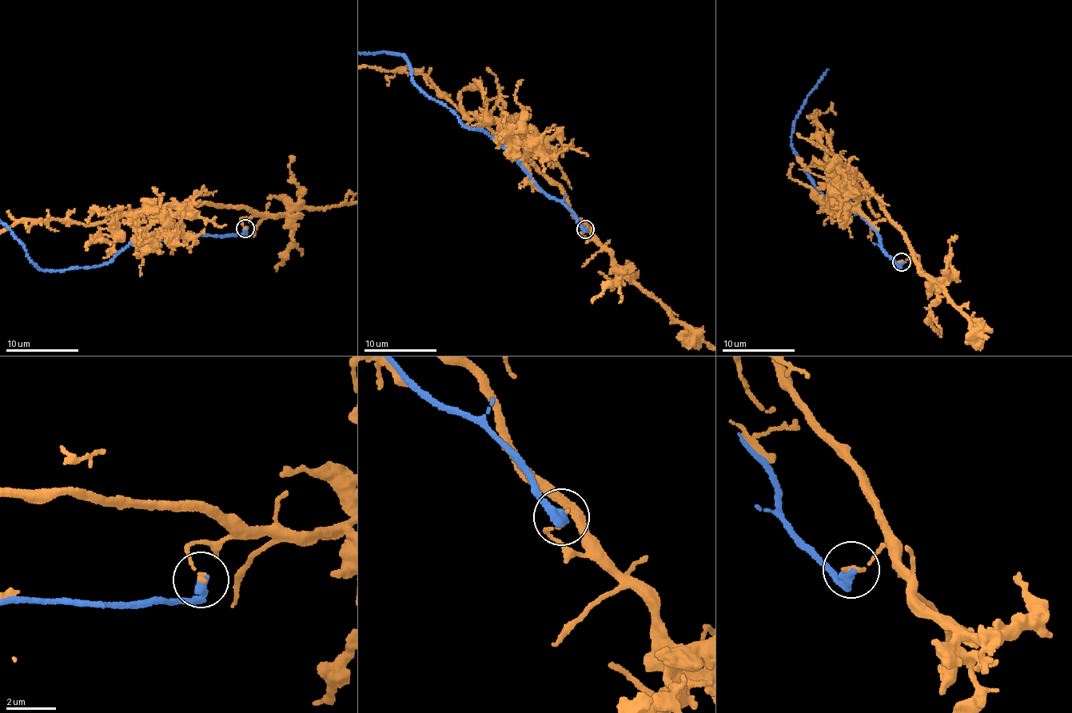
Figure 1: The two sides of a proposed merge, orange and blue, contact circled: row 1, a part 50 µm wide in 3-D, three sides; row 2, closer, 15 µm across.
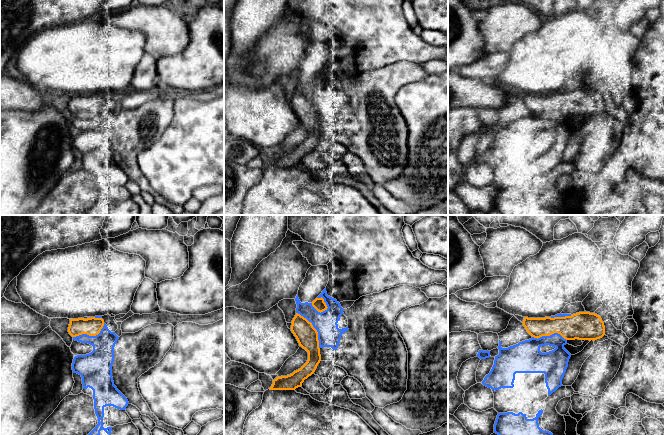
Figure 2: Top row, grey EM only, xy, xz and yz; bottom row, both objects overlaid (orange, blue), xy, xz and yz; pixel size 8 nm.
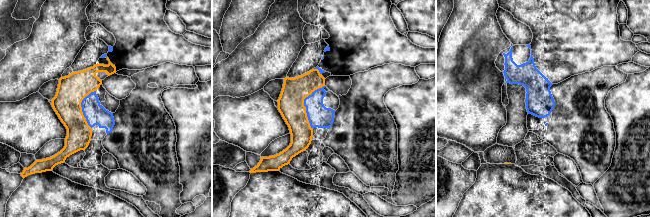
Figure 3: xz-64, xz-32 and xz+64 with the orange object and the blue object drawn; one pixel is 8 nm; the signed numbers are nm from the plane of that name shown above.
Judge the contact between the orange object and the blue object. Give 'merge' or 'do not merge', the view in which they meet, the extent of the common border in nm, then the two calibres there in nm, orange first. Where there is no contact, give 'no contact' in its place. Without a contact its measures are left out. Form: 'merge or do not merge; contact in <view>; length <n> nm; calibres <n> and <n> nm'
do not merge; contact in xz; length 340 nm; calibres 180 and 190 nm

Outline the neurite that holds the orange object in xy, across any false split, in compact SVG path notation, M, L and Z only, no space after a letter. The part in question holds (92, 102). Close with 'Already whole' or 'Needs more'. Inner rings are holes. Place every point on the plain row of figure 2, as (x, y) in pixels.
M78 94L70 95L68 108L72 113L76 113L82 110L89 112L96 112L100 109L104 102L104 96L102 94Z. Already whole

